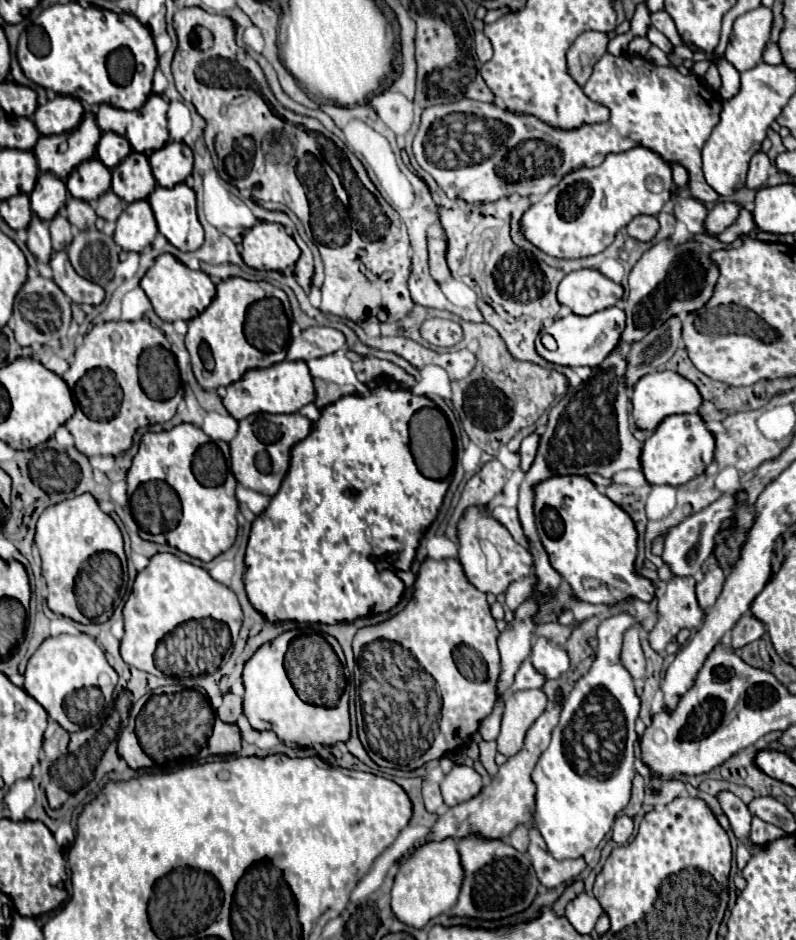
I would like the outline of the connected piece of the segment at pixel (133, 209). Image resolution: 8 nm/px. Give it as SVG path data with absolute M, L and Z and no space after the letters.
M134 201L126 205L126 209L116 221L114 241L124 251L140 253L144 247L148 247L154 241L156 235L158 227L148 201Z

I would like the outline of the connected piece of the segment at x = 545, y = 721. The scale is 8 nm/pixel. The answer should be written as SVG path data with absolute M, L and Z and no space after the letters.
M560 703L554 705L552 709L544 711L542 717L530 727L530 731L526 733L526 739L524 739L524 747L514 755L510 757L498 771L496 777L490 779L488 785L484 785L484 789L472 797L470 801L462 803L462 805L456 805L456 807L450 807L446 813L442 813L436 821L436 825L432 827L432 831L416 841L412 845L412 849L408 849L404 853L404 857L410 857L414 849L420 849L424 843L430 843L430 841L444 841L448 837L452 839L464 839L468 835L476 835L480 839L488 839L488 841L494 841L494 839L506 839L518 825L528 825L530 819L532 819L532 813L534 813L534 793L536 793L536 787L530 779L530 773L532 773L532 767L536 765L538 757L542 755L542 751L548 747L550 743L550 733L554 729L554 725L558 723L558 715L560 715Z

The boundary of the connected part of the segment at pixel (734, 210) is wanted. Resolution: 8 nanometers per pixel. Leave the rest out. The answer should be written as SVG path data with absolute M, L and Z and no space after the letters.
M718 201L714 209L710 209L706 217L706 229L710 235L720 235L720 231L726 231L732 223L736 223L736 215L740 215L742 205L732 201Z

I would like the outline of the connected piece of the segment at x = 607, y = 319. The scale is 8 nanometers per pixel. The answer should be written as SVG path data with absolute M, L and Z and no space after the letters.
M608 307L608 309L598 311L594 315L588 315L588 317L578 317L578 315L570 313L568 317L562 317L558 321L554 321L546 329L546 333L550 333L556 339L558 349L556 351L548 351L548 349L544 349L540 339L536 339L536 351L538 351L540 357L544 357L546 361L550 361L554 365L596 367L618 345L618 337L620 337L620 333L624 329L624 321L626 321L626 315L618 307Z

